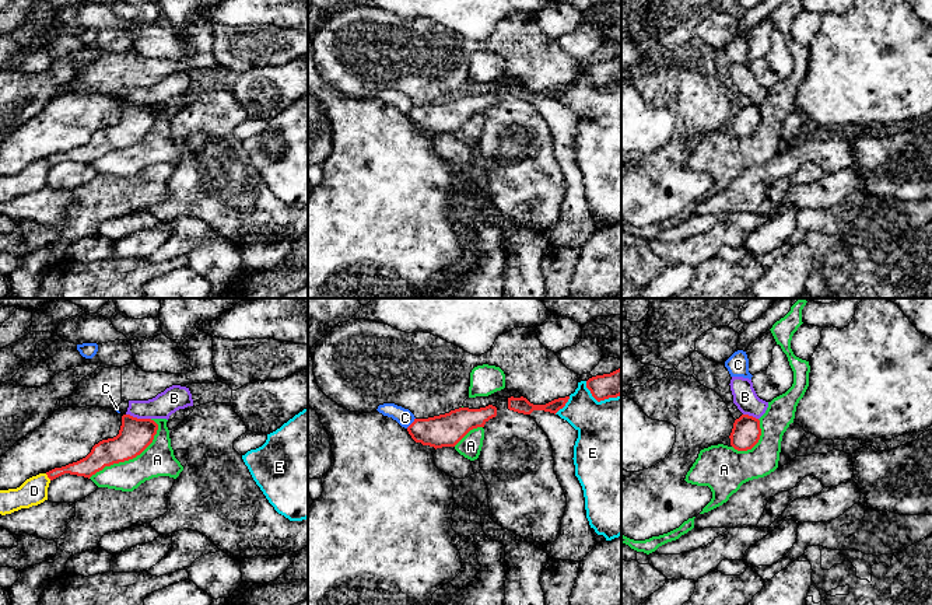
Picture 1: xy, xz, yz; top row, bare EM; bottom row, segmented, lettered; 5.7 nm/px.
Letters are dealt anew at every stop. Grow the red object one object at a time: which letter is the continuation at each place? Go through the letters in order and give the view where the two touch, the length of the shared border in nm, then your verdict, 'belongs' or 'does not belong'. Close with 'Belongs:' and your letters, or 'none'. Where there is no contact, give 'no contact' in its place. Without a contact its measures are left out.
A: meets red in xy; contact 500 nm long; does not belong
B: meets red in xy; contact 150 nm long; does not belong
C: meets red in xz; contact 80 nm long; does not belong
D: meets red in xy; contact 50 nm long; does not belong
E: meets red in xz; contact 140 nm long; does not belong
Belongs: none

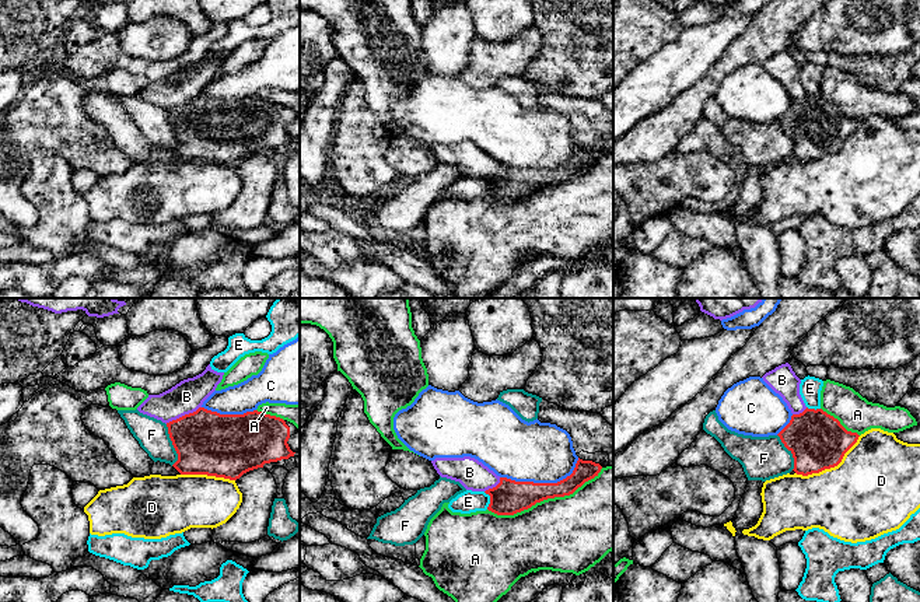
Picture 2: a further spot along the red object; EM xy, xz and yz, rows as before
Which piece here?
A: meets red in xz; contact 700 nm long; does not belong
B: meets red in xy; contact 220 nm long; does not belong
C: meets red in xz; contact 460 nm long; does not belong
D: meets red in yz; contact 440 nm long; does not belong
E: meets red in xz; contact 110 nm long; does not belong
F: meets red in xy; contact 240 nm long; does not belong
Belongs: none

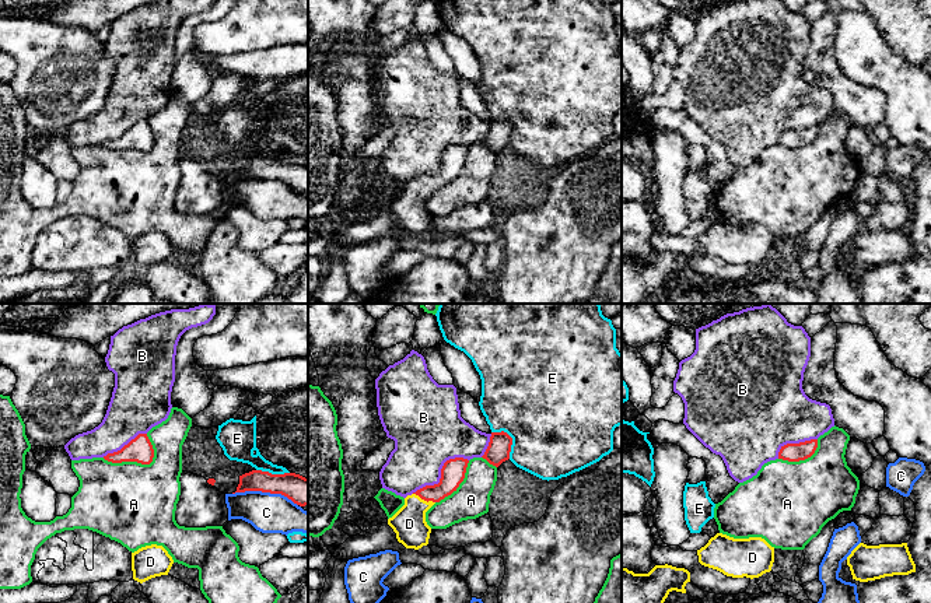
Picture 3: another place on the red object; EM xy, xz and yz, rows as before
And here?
A: meets red in xy; contact 300 nm long; does not belong
B: meets red in xz; contact 380 nm long; does not belong
C: meets red in xy; contact 380 nm long; does not belong
D: meets red in xz; contact 140 nm long; belongs
E: meets red in xz; contact 190 nm long; does not belong
Belongs: D

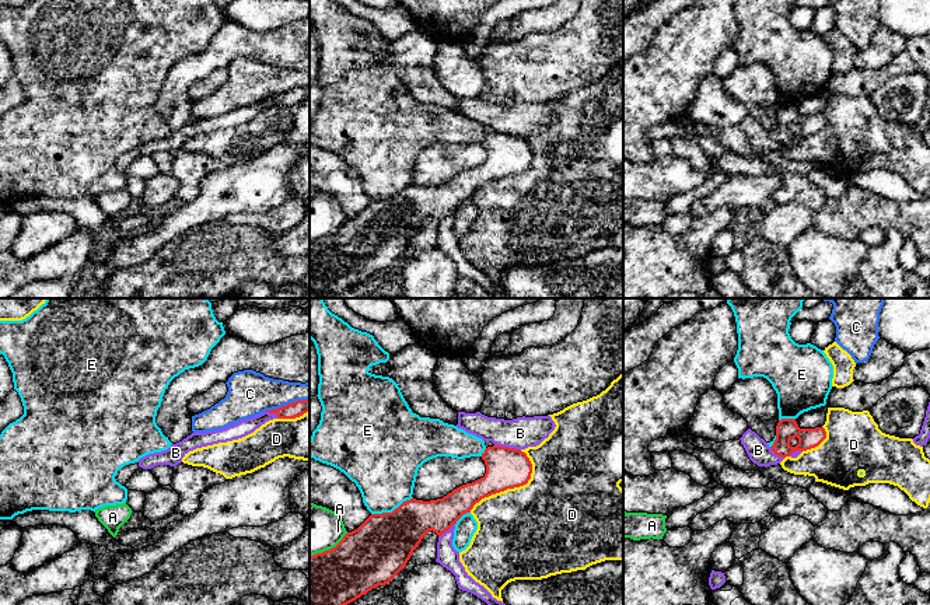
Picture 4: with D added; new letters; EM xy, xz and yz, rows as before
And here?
A: meets red in xz; contact 260 nm long; does not belong
B: meets red in xz; contact 160 nm long; does not belong
C: meets red in xy; contact 260 nm long; does not belong
D: meets red in xz; contact 480 nm long; does not belong
E: meets red in xz; contact 260 nm long; does not belong
Belongs: none

